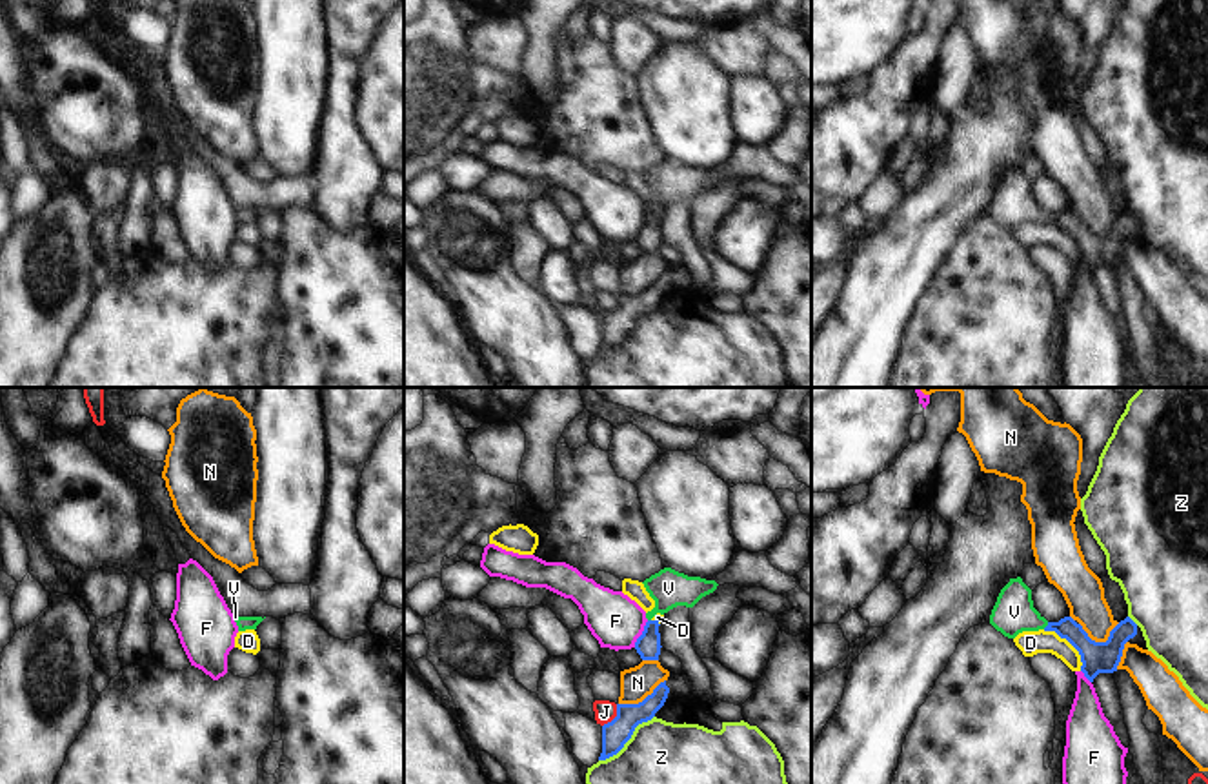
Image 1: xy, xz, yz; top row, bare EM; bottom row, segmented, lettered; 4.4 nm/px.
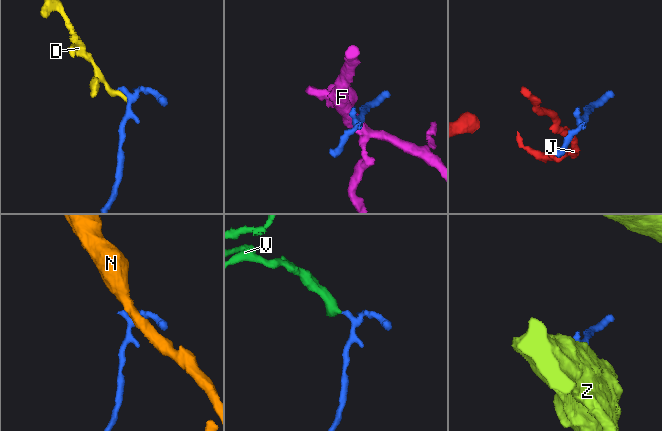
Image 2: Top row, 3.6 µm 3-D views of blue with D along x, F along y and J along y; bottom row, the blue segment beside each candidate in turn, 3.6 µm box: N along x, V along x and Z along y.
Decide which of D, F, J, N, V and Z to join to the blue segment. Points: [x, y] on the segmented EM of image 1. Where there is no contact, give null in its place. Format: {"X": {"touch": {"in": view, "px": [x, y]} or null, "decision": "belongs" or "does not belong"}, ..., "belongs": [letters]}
{"D": {"touch": {"in": "yz", "px": [1070, 643]}, "decision": "does not belong"}, "F": {"touch": {"in": "xz", "px": [643, 633]}, "decision": "does not belong"}, "J": {"touch": {"in": "xz", "px": [615, 717]}, "decision": "does not belong"}, "N": {"touch": {"in": "yz", "px": [1099, 643]}, "decision": "does not belong"}, "V": {"touch": {"in": "yz", "px": [1046, 626]}, "decision": "belongs"}, "Z": {"touch": {"in": "xz", "px": [628, 739]}, "decision": "does not belong"}, "belongs": ["V"]}

